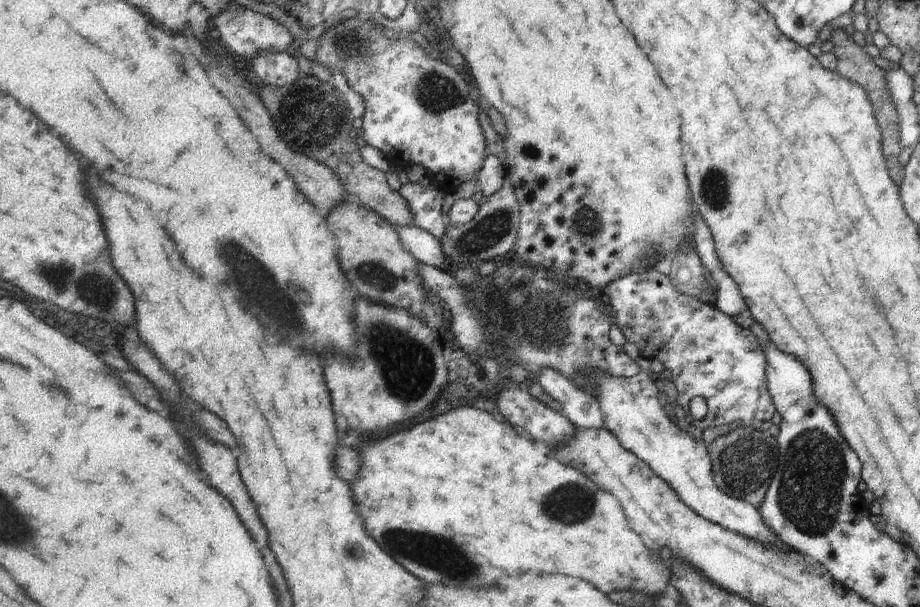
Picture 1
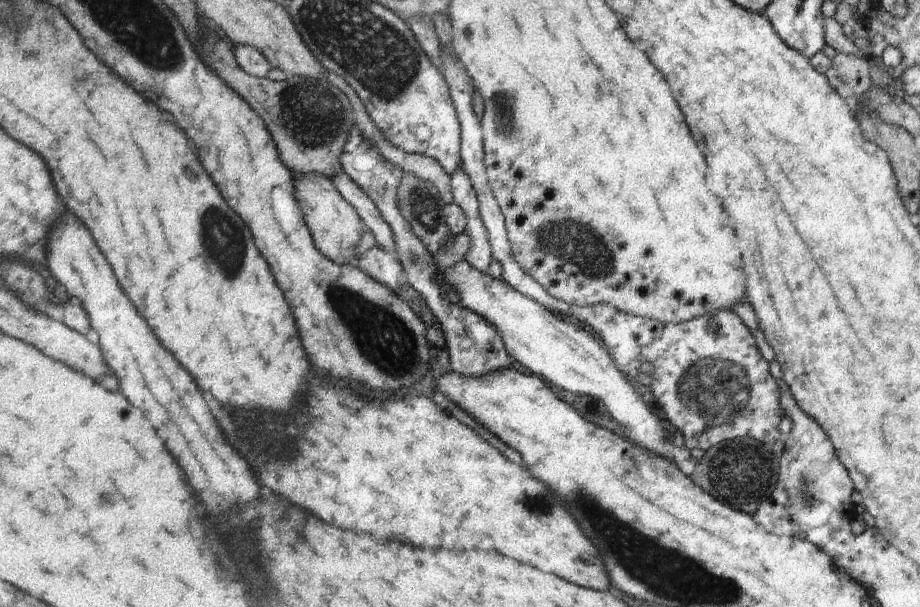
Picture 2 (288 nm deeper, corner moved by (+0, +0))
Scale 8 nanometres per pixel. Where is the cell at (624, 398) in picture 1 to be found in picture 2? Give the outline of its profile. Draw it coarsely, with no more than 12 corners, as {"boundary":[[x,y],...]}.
{"boundary":[[471,268],[441,270],[517,362],[601,400],[637,448],[685,464],[593,334]]}

